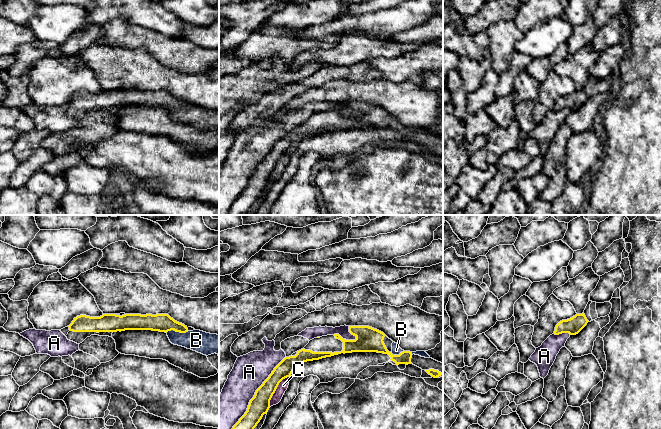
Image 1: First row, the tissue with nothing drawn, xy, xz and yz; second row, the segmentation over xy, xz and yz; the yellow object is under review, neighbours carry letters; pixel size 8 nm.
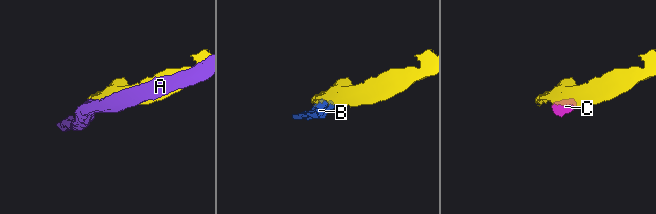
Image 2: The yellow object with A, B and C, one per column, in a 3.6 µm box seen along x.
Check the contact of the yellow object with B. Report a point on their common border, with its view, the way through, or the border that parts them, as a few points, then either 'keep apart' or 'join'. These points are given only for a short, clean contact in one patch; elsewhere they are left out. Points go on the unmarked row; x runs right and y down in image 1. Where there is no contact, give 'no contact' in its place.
xy (177, 107) | across xy (160, 98), (169, 101), (177, 107), (184, 114), (205, 119) | join

